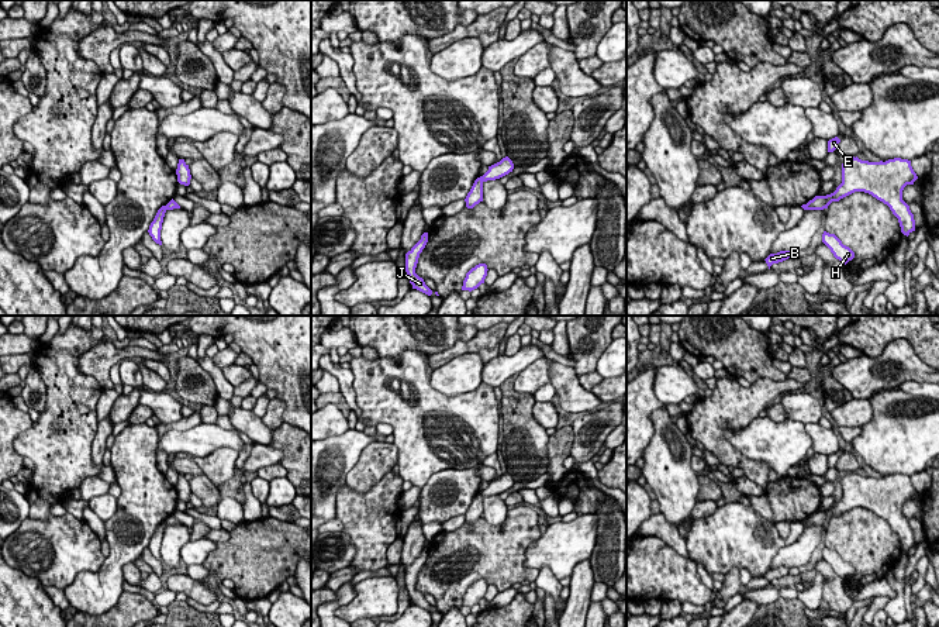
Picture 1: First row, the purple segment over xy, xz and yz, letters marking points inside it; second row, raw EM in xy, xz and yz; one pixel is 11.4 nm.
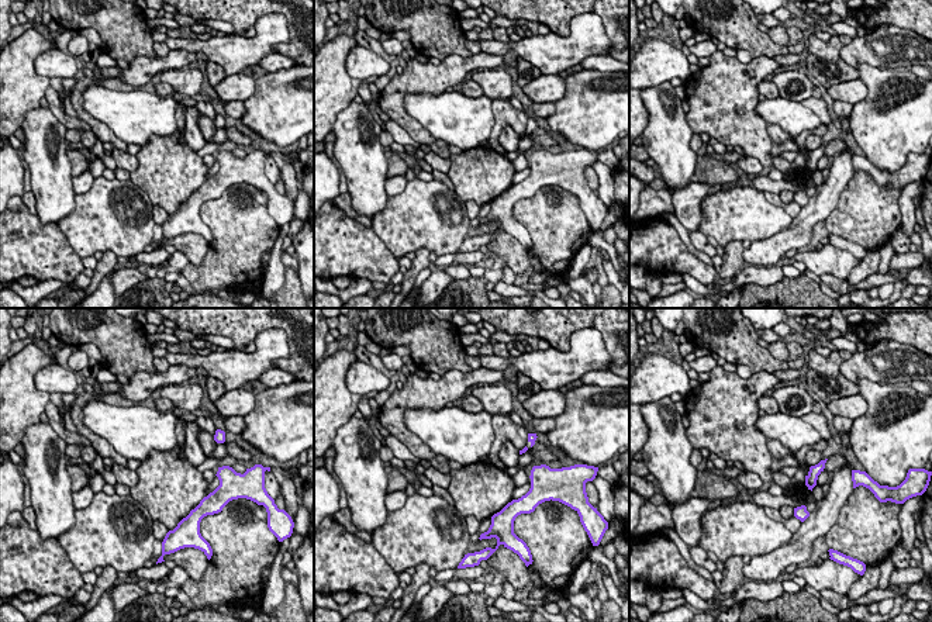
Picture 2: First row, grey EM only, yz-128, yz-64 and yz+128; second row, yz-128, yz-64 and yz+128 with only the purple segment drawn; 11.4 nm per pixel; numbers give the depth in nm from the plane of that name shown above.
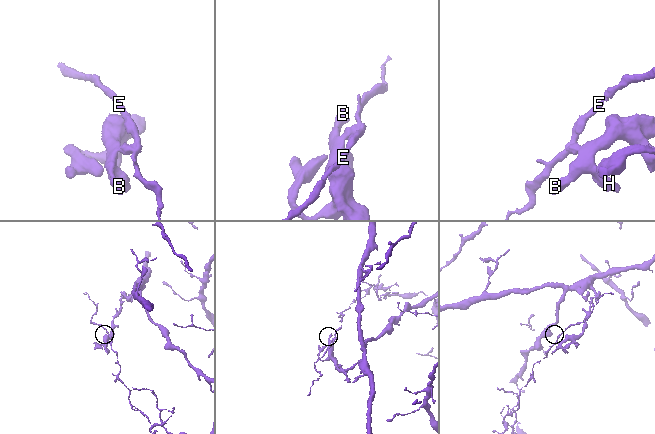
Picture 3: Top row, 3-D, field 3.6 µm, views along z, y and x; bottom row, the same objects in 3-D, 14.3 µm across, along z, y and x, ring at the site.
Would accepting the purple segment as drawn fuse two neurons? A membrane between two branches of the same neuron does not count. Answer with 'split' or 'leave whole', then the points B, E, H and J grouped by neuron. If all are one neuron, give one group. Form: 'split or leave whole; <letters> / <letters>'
split; B H J / E

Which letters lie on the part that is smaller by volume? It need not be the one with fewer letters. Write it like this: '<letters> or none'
E

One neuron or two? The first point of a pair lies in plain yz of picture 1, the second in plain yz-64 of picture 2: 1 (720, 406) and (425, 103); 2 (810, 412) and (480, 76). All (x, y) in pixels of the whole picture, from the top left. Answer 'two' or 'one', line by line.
1: two
2: one

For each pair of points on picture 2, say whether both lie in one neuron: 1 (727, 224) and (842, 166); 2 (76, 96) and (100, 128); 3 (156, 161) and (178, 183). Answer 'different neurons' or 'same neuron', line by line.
1: different neurons
2: same neuron
3: same neuron

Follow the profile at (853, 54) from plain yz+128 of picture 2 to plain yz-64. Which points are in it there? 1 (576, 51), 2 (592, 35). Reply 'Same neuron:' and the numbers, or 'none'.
Same neuron: 1, 2

